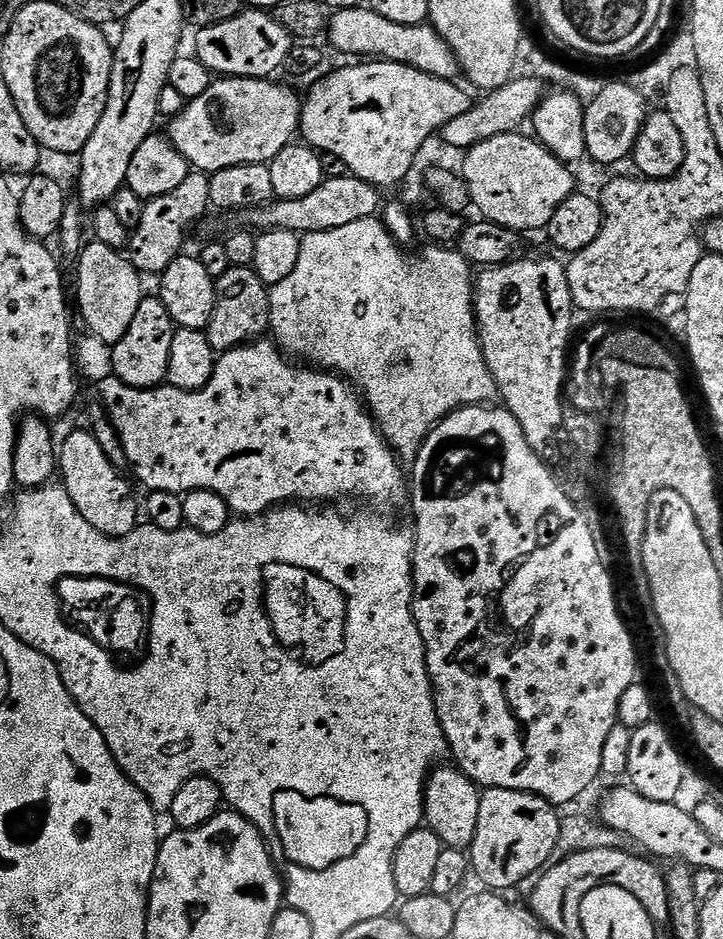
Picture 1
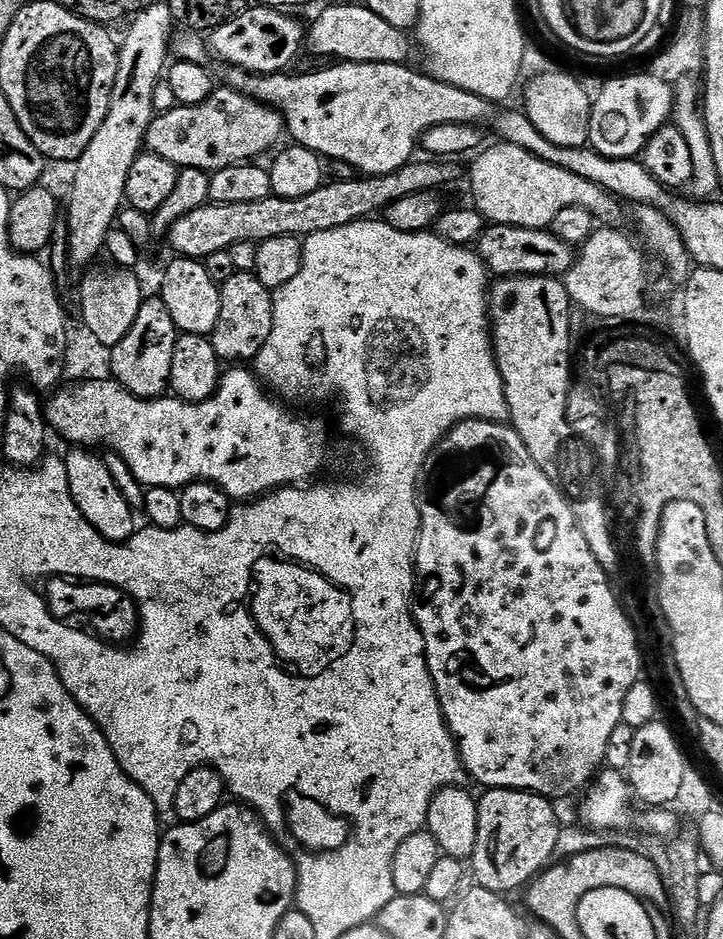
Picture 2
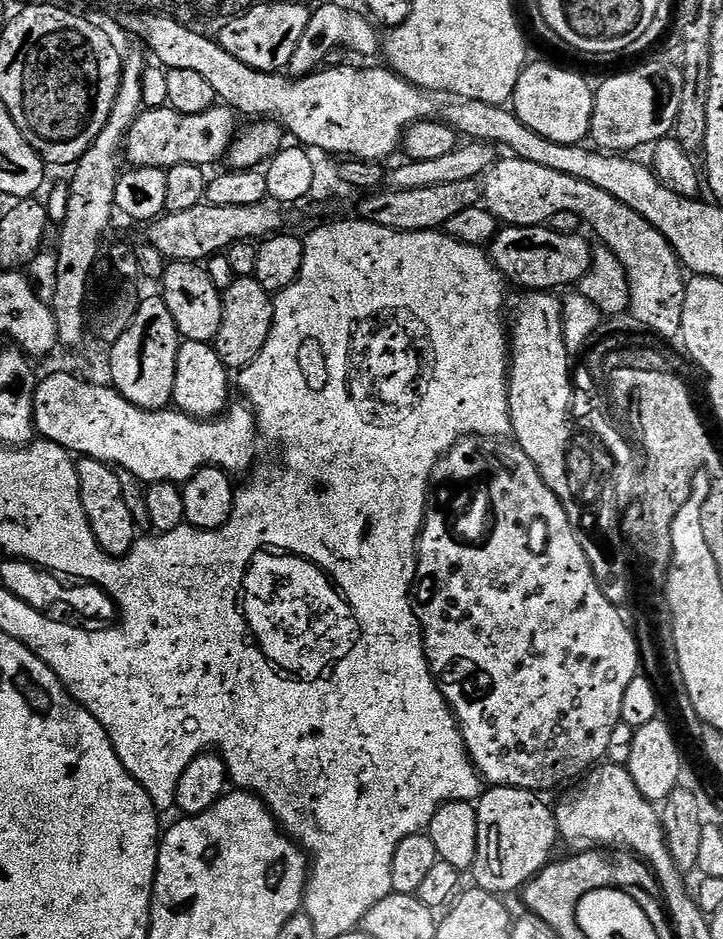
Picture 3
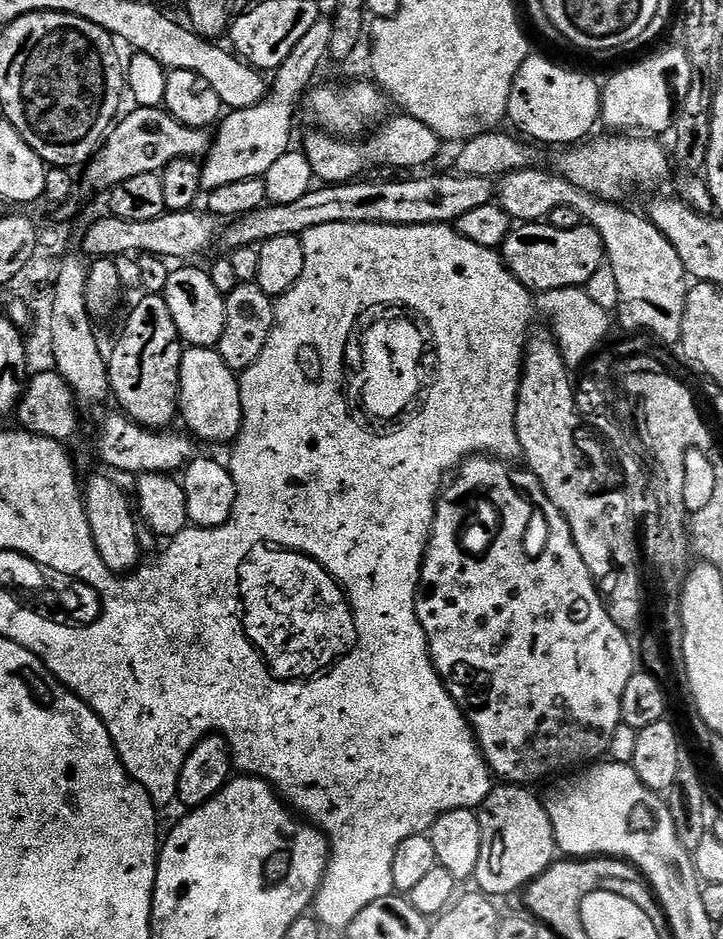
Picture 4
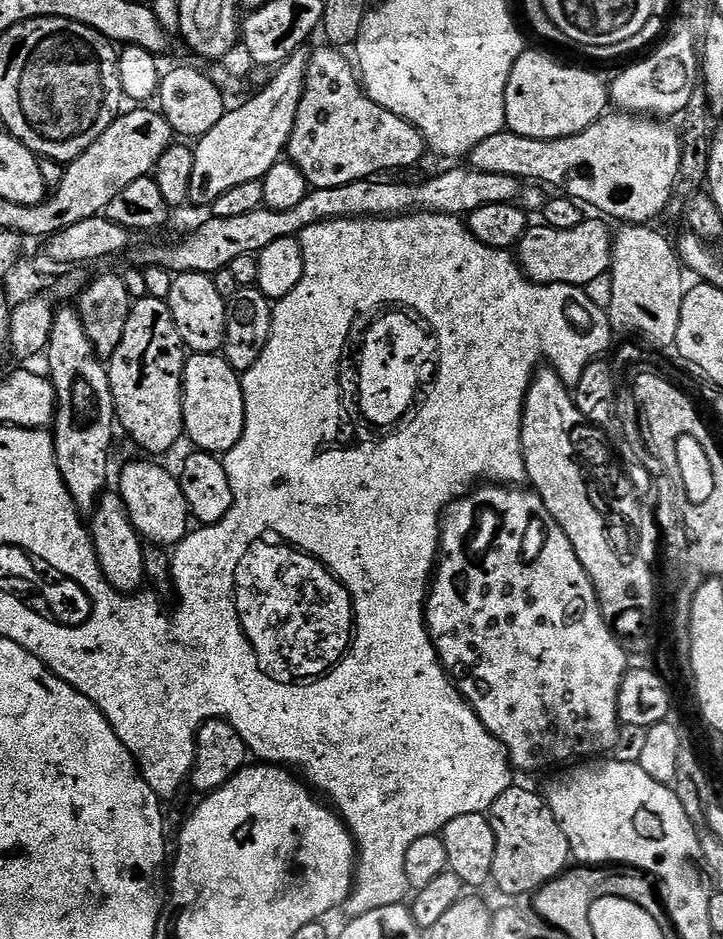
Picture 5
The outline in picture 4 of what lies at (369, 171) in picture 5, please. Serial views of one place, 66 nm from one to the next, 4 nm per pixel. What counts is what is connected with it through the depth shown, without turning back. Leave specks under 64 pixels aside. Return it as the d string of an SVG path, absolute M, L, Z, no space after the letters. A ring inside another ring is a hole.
M407 114L393 115L387 122L381 123L371 134L363 138L341 138L323 130L315 130L304 140L302 151L310 162L312 175L321 185L347 184L363 177L376 167L406 167L424 170L440 156L442 141L438 134L426 122Z

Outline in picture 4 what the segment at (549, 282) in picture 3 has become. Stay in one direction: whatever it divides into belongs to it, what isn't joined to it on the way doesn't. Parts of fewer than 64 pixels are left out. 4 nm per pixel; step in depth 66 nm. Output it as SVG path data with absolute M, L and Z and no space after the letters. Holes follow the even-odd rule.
M524 222L513 227L512 232L507 236L502 245L502 255L504 264L526 286L533 294L543 294L562 290L563 288L579 288L586 286L590 278L594 278L597 270L605 267L606 253L604 243L596 228L592 228L588 223L582 222L574 230L558 230L546 222Z

